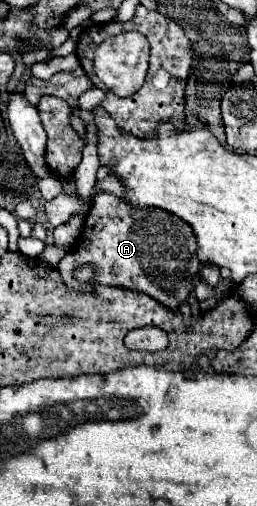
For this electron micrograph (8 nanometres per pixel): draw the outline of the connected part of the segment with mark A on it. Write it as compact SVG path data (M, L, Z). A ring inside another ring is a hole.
M102 190L94 196L86 220L88 224L84 222L78 248L72 248L56 266L70 290L80 290L78 282L72 278L72 270L90 262L96 266L96 280L100 284L144 292L170 312L178 312L180 304L188 302L202 266L196 254L196 236L188 222L162 208L140 210Z

